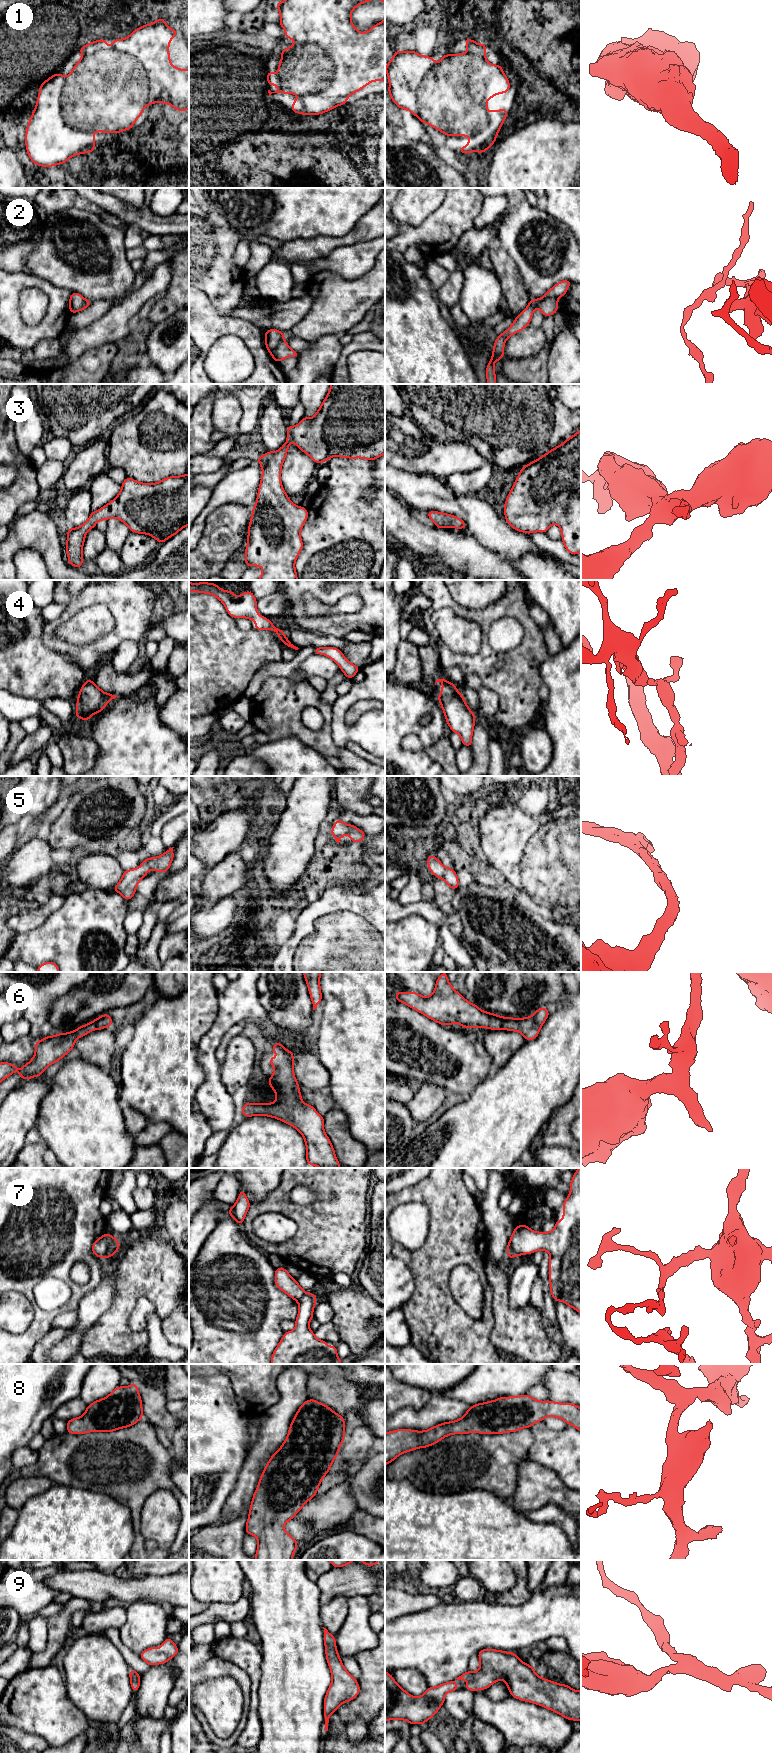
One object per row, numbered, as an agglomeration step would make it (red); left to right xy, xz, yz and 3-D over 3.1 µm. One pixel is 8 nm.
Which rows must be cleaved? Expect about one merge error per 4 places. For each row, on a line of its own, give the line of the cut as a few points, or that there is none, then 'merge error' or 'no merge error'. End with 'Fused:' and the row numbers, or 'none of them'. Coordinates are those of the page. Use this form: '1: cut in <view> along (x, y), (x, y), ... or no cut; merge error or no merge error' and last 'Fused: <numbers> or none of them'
1: no cut; no merge error
2: cut in yz along (557, 298), (544, 297), (537, 306); merge error
3: no cut; no merge error
4: no cut; no merge error
5: no cut; no merge error
6: no cut; no merge error
7: cut in xy along (102, 1236), (110, 1256); merge error
8: no cut; no merge error
9: no cut; no merge error
Fused: 2, 7

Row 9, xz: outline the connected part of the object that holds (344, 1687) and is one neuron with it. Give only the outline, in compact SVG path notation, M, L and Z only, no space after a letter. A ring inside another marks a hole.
M324 1628L324 1644L332 1682L324 1698L325 1731L328 1731L329 1717L345 1702L356 1698L360 1692L358 1681L345 1669L336 1648L335 1636Z

